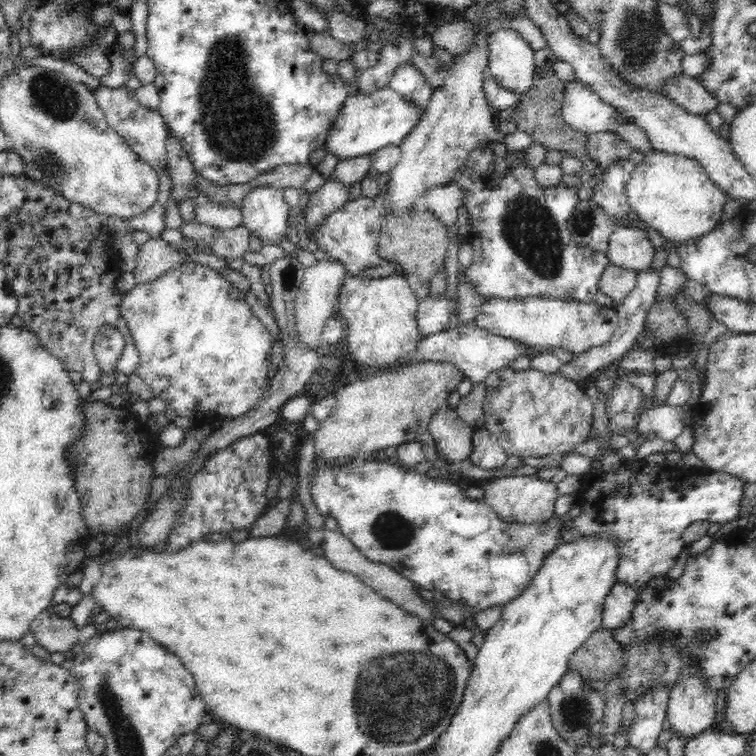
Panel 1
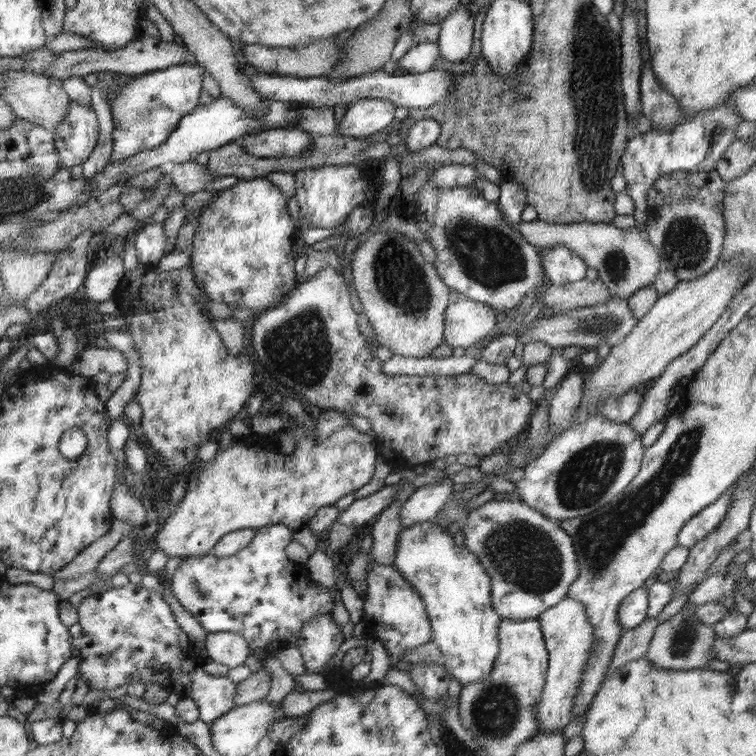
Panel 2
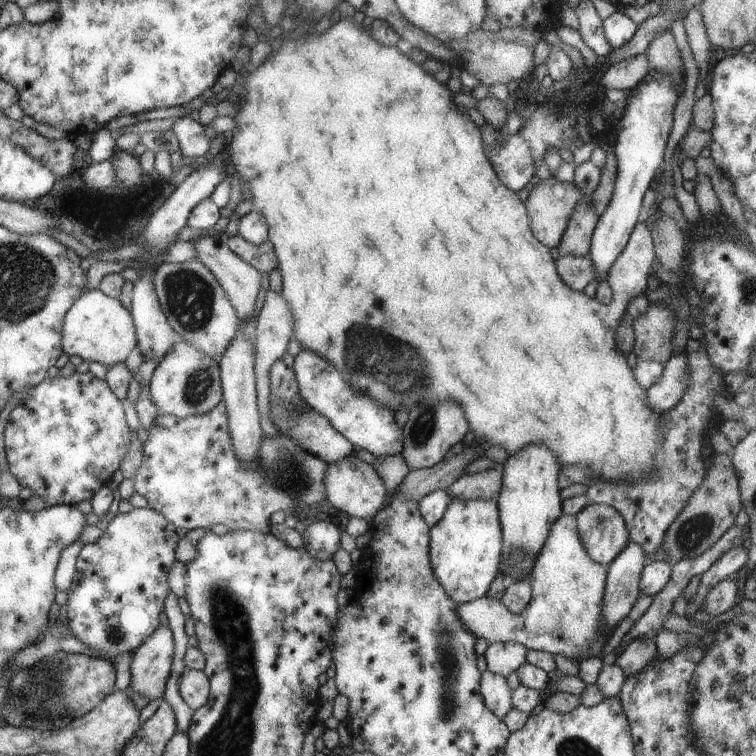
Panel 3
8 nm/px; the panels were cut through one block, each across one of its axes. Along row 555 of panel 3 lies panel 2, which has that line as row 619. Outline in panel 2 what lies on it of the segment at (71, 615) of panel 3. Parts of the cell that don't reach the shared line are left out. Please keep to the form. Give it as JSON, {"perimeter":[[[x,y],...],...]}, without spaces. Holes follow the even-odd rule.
{"perimeter":[[[130,582],[122,587],[111,586],[105,592],[85,597],[78,606],[77,613],[82,627],[82,637],[77,641],[75,649],[80,659],[78,673],[79,678],[84,679],[89,687],[110,691],[132,682],[140,682],[145,686],[160,684],[165,690],[178,694],[182,699],[194,700],[198,705],[199,719],[208,725],[228,715],[235,708],[237,684],[232,682],[231,678],[216,677],[203,669],[203,662],[198,662],[196,656],[192,656],[190,640],[176,622],[170,604],[156,591]]]}

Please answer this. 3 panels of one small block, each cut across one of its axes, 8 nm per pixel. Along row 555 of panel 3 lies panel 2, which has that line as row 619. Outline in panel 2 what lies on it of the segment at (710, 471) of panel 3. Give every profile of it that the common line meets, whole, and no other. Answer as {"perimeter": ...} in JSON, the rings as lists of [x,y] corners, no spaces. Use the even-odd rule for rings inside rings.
{"perimeter":[[[688,601],[681,608],[681,611],[659,624],[652,632],[653,637],[649,643],[649,648],[644,657],[646,657],[648,661],[652,662],[652,665],[656,666],[656,669],[702,669],[703,667],[707,666],[708,662],[710,662],[710,648],[712,648],[712,644],[714,644],[714,636],[717,636],[717,634],[715,633],[714,627],[712,627],[712,625],[704,624],[704,622],[698,618],[696,613],[692,611],[694,610],[694,606],[697,606],[697,604]]]}

